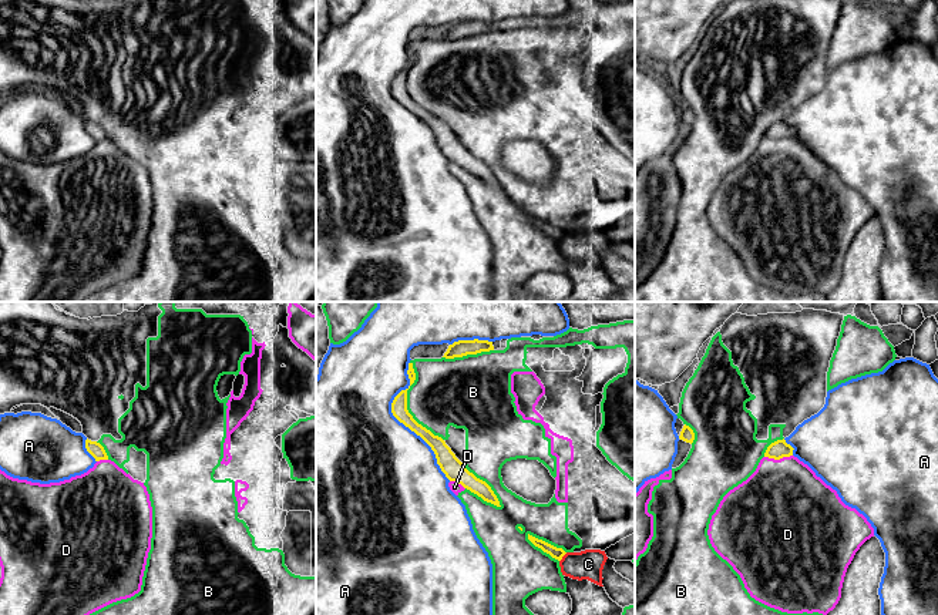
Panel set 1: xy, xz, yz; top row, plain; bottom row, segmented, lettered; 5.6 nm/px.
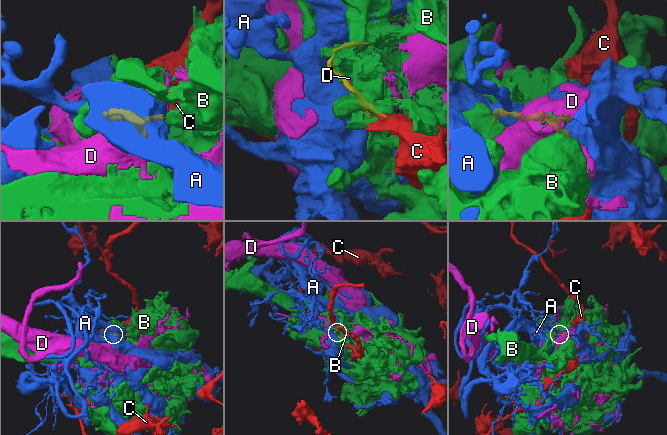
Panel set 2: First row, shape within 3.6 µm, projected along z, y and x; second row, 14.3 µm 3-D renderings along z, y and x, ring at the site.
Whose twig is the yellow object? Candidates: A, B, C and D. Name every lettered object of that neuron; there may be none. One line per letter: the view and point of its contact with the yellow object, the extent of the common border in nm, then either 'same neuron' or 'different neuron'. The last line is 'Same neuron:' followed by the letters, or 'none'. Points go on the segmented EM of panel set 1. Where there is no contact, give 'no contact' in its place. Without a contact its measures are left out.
A: xz (402, 422) | 700 nm | different neuron
B: xz (406, 405) | 480 nm | different neuron
C: xz (562, 555) | 70 nm | different neuron
D: yz (777, 459) | 160 nm | same neuron
Same neuron: D

